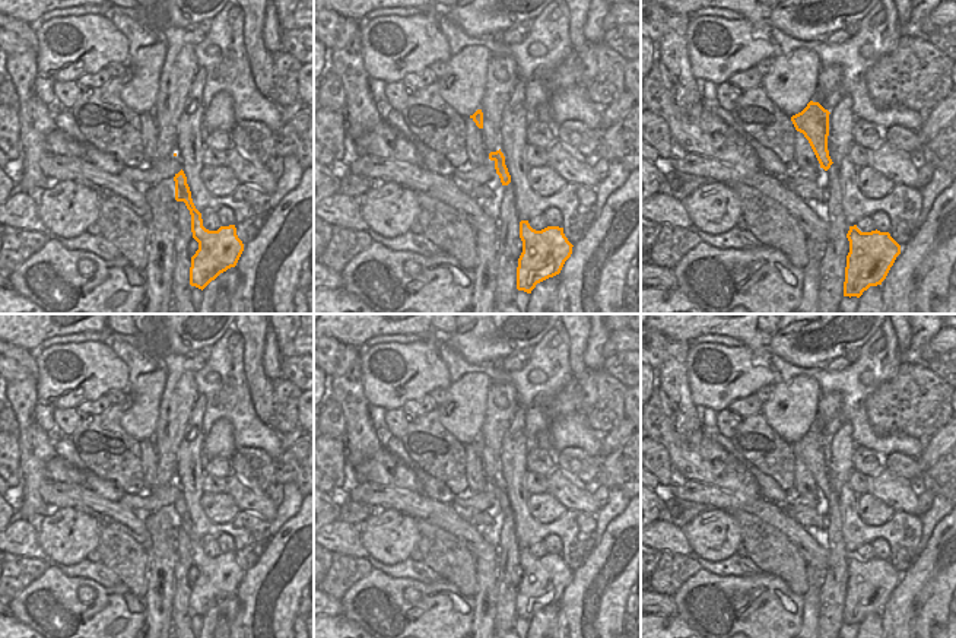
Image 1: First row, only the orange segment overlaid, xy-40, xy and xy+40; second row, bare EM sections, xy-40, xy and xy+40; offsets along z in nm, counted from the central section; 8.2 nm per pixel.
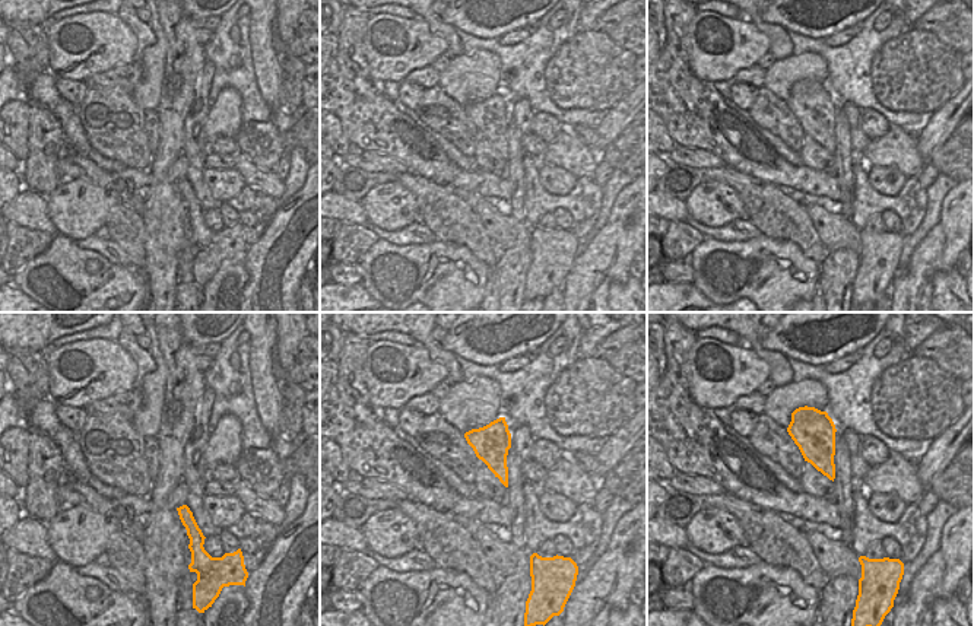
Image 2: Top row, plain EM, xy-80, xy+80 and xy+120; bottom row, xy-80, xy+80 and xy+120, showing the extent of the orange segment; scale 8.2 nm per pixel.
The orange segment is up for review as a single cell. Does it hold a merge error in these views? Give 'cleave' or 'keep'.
keep

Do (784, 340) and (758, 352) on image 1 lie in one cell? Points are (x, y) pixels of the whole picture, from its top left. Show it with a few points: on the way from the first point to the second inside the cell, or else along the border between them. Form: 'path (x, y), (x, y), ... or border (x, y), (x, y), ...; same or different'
border (768, 346), (772, 354); different

